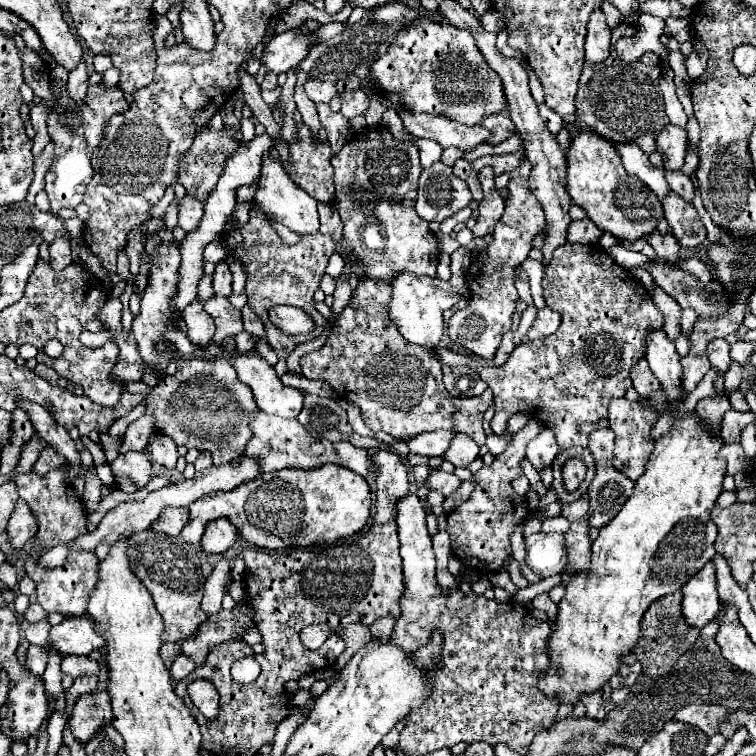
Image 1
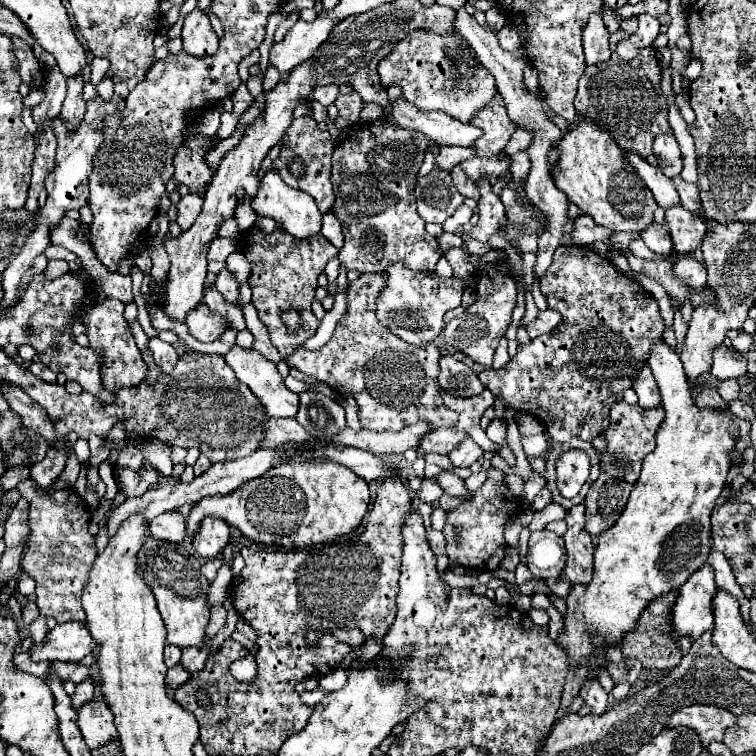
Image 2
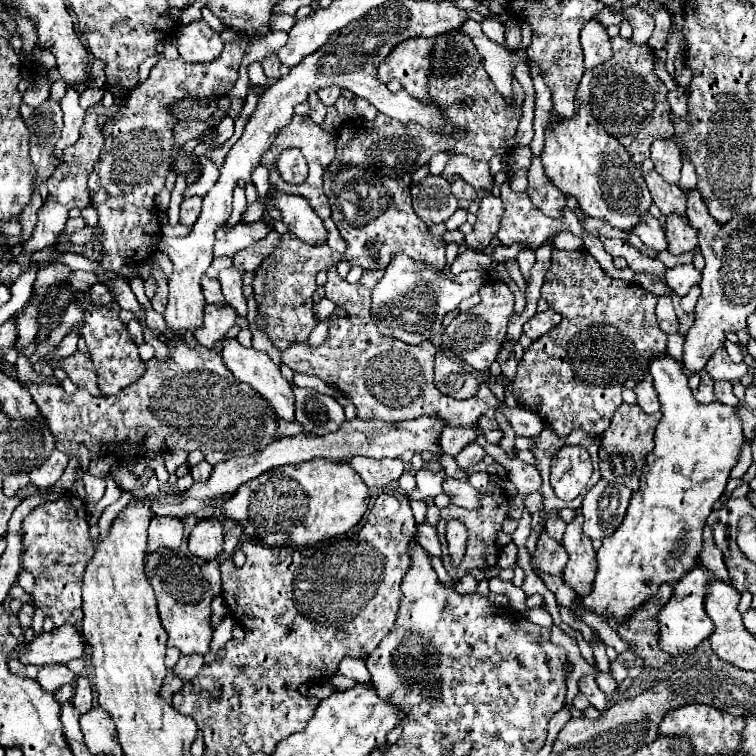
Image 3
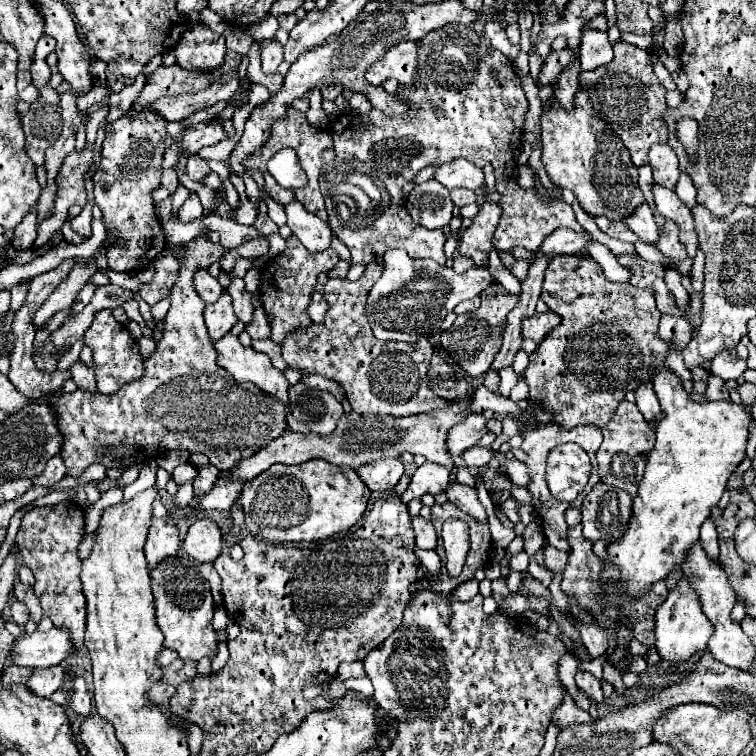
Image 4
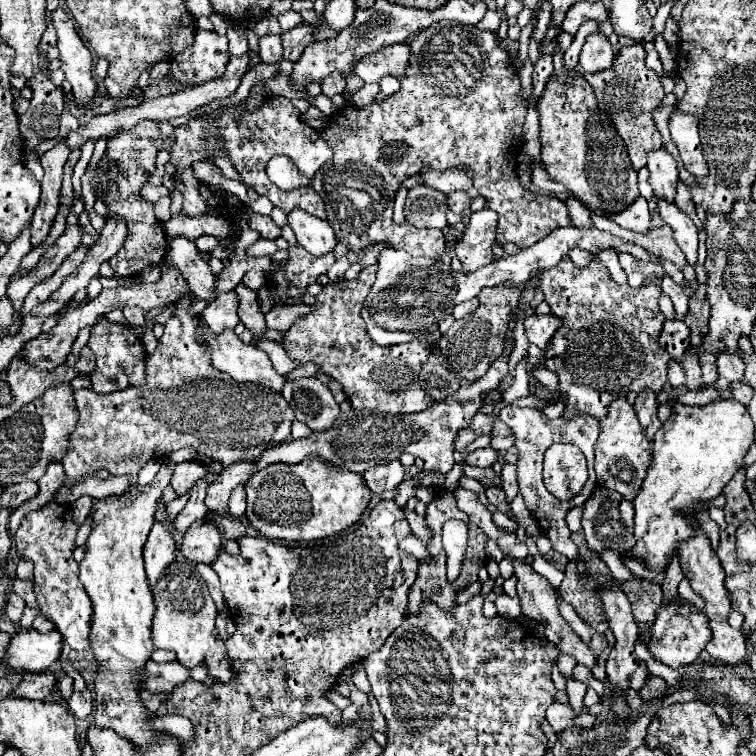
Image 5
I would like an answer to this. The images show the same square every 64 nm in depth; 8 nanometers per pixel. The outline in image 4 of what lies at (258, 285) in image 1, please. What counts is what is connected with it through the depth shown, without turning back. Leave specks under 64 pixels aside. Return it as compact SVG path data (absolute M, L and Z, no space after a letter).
M290 236L286 240L286 250L280 256L272 258L272 262L264 268L262 286L260 286L260 300L262 300L266 314L270 316L270 328L272 328L270 340L272 342L282 344L288 334L300 332L312 324L308 306L312 302L316 278L320 272L330 272L338 262L340 262L340 256L332 248L324 252L308 252L300 244L300 240L296 240L296 236Z

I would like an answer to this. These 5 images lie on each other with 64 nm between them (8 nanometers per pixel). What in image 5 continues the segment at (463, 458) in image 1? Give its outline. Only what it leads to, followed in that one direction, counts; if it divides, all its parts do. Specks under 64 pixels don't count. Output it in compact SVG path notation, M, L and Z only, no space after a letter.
M480 448L480 450L474 450L474 452L470 452L470 454L466 456L466 462L468 462L470 466L478 466L478 468L488 468L488 466L492 466L496 460L498 460L498 458L496 458L496 450L492 450L492 448Z

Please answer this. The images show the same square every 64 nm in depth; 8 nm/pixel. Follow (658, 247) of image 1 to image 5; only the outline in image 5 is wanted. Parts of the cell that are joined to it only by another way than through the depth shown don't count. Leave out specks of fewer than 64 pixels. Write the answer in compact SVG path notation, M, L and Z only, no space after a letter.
M642 196L632 206L628 206L624 212L620 212L616 216L608 216L608 218L612 218L614 222L618 222L622 228L628 228L628 230L640 232L640 234L650 232L650 228L652 228L650 226L652 218L650 218L648 202Z

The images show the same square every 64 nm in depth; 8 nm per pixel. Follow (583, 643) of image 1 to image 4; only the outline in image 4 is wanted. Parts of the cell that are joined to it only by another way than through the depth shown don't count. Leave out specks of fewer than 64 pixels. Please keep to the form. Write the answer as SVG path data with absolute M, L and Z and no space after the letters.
M662 366L662 370L652 376L652 384L666 416L656 424L656 444L648 456L646 472L632 504L632 520L628 522L624 536L606 546L608 556L600 572L602 586L616 586L618 594L628 596L628 600L642 598L654 582L666 580L670 572L676 570L676 566L684 564L688 548L692 548L692 544L696 544L700 538L702 522L710 516L710 506L718 504L730 474L746 456L744 450L748 440L748 424L752 420L742 404L694 402L684 390L682 378L666 366Z

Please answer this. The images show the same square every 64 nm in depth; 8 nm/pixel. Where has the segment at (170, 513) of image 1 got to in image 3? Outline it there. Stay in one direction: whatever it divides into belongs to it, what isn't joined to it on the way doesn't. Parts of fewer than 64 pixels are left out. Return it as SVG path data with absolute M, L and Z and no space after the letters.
M156 516L148 528L148 552L158 548L178 548L184 540L184 522L176 516Z

